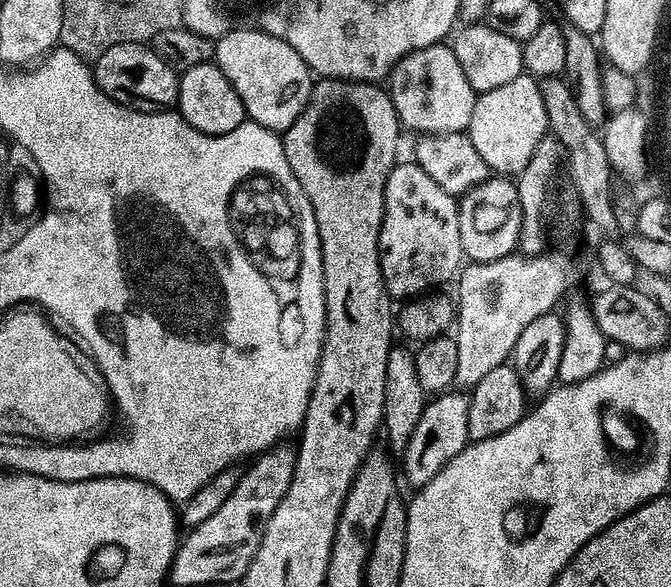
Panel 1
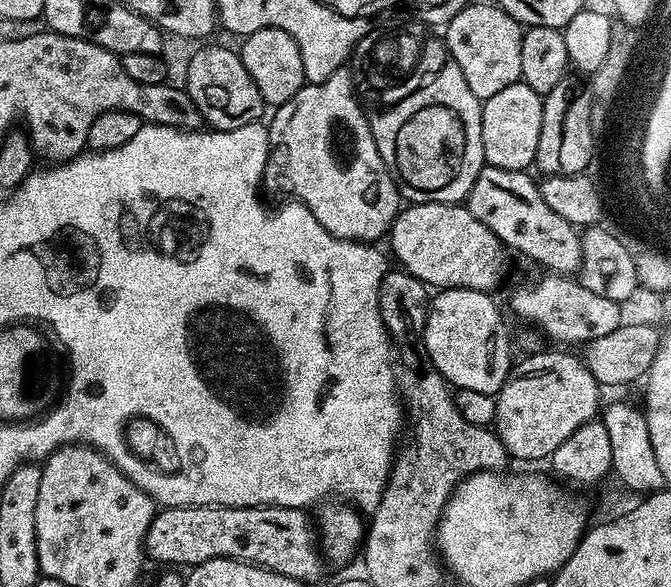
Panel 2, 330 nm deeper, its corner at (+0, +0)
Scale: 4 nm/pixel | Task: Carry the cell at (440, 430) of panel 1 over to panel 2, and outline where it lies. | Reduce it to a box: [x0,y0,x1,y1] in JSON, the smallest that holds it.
[424,288,514,397]

